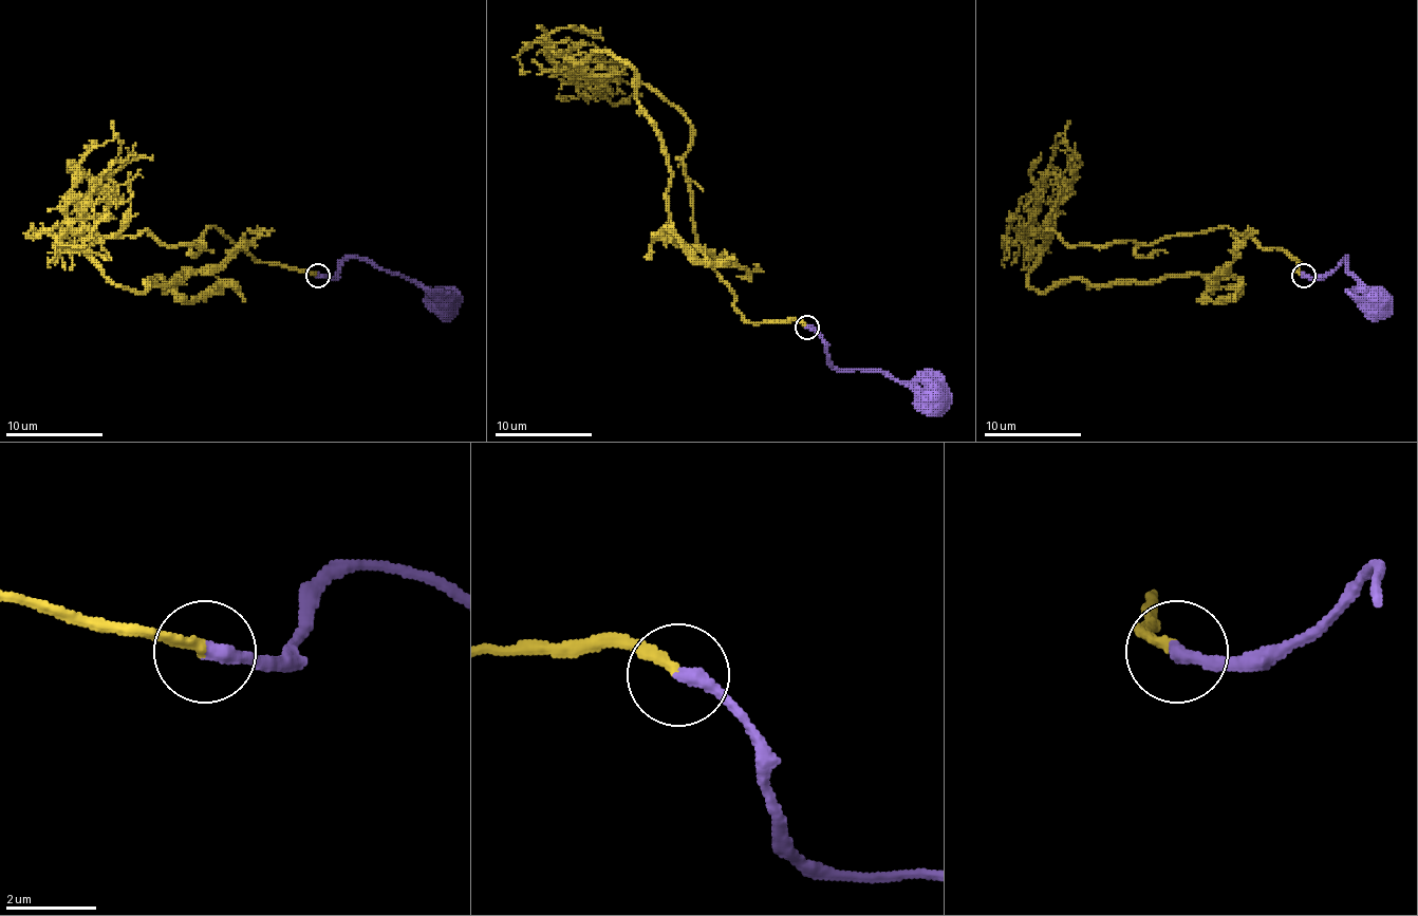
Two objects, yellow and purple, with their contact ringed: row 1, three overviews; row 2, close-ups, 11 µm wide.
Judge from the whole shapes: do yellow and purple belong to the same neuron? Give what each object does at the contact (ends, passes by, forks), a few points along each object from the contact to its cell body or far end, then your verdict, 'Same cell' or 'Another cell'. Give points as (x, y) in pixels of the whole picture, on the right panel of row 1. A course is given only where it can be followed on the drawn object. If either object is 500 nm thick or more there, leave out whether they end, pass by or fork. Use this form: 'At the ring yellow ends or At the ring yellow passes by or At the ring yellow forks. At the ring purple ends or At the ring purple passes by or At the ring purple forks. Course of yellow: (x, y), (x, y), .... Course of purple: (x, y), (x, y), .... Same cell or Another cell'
At the ring yellow ends. At the ring purple ends. Course of yellow: (1304, 275), (1282, 247), (1221, 226), (1148, 245), (1043, 234), (1028, 275), (1033, 290), (1209, 277), (1248, 230). Course of purple: (1304, 275), (1328, 275), (1345, 258), (1347, 272), (1365, 299), (1377, 303). Same cell

